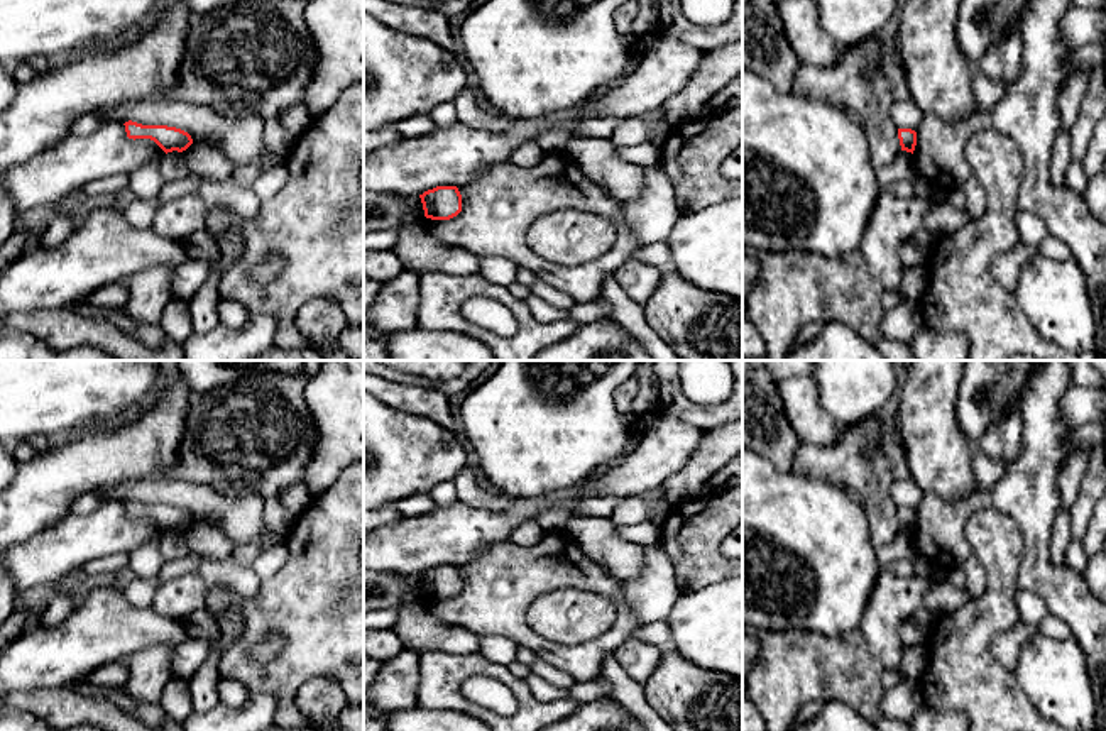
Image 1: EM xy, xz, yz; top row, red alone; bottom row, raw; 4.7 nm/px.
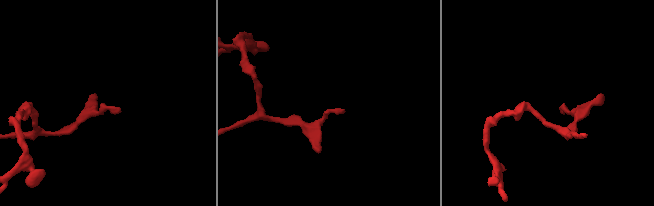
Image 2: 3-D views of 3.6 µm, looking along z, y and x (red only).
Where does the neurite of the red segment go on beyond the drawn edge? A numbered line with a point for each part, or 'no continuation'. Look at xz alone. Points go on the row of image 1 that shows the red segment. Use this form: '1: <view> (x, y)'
no continuation

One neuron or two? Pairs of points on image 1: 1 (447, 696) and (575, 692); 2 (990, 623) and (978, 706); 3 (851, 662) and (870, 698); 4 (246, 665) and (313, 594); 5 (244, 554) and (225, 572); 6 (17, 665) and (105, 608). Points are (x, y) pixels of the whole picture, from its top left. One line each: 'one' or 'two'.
1: two
2: one
3: one
4: one
5: two
6: one

